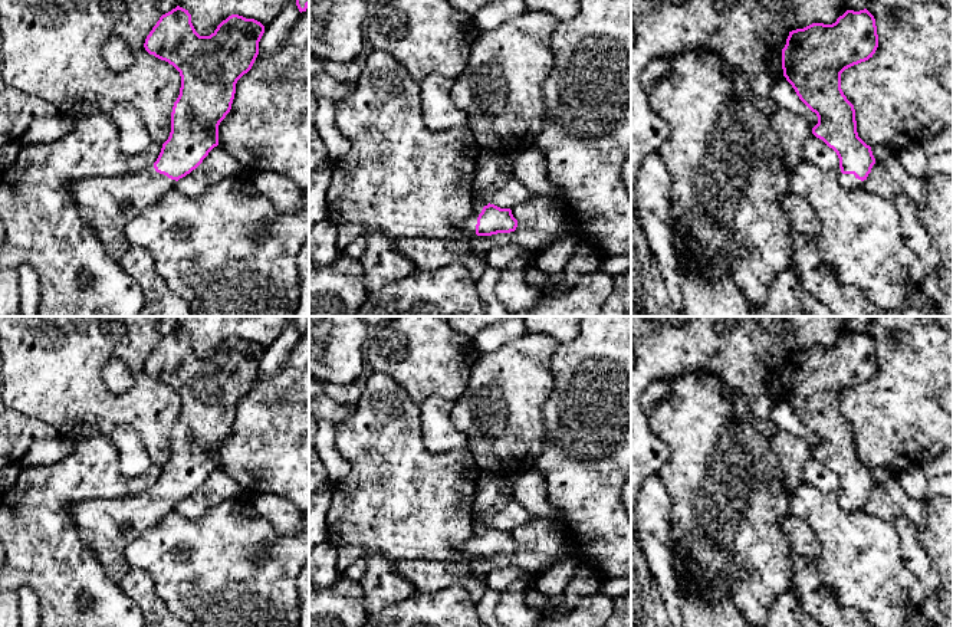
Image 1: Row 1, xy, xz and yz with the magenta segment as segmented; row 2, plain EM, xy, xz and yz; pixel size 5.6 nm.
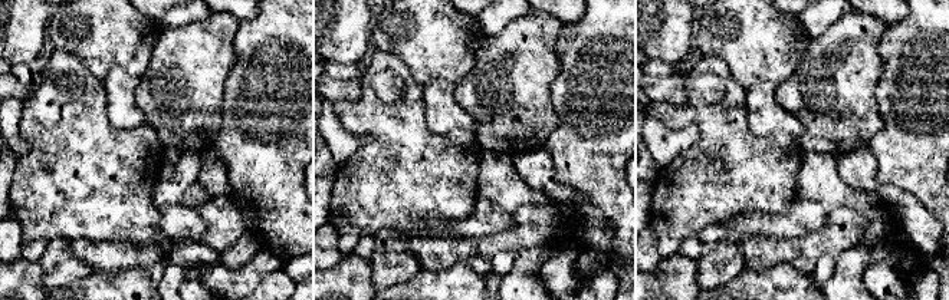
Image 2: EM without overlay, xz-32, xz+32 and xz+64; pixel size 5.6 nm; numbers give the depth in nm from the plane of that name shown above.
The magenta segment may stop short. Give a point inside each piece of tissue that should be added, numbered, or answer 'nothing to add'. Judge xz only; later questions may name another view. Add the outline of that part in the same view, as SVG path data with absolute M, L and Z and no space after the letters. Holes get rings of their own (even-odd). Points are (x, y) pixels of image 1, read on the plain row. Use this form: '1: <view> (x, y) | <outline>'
1: xz (469, 548) | M474 522L473 525L473 536L469 542L466 542L460 551L469 557L469 558L476 558L476 546L477 546L477 539L482 535L483 529L487 528L489 525L486 523L480 523L480 522Z

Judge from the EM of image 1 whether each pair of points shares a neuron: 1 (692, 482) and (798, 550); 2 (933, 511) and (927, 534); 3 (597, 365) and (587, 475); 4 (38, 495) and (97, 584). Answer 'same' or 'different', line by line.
1: different
2: same
3: same
4: same

